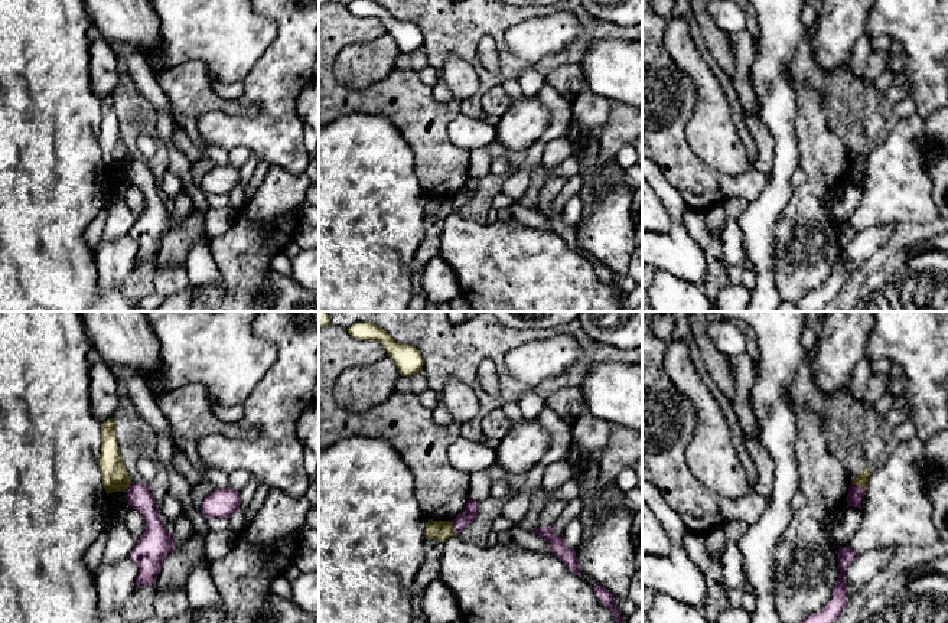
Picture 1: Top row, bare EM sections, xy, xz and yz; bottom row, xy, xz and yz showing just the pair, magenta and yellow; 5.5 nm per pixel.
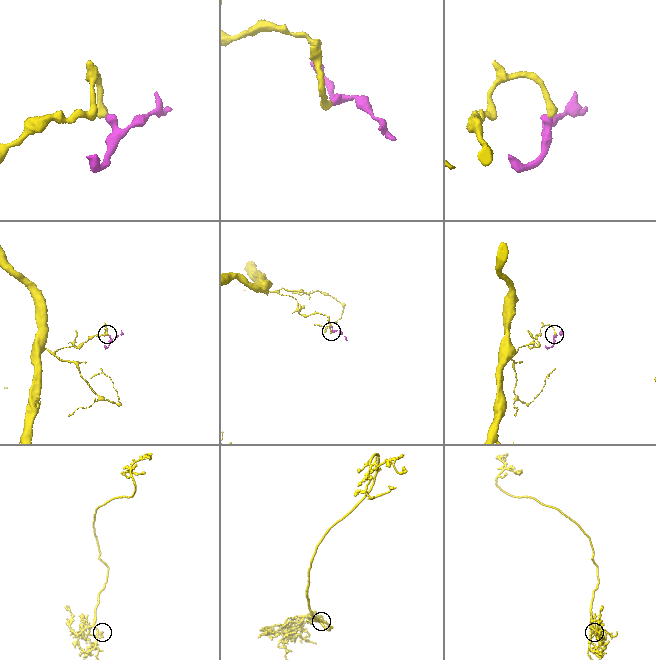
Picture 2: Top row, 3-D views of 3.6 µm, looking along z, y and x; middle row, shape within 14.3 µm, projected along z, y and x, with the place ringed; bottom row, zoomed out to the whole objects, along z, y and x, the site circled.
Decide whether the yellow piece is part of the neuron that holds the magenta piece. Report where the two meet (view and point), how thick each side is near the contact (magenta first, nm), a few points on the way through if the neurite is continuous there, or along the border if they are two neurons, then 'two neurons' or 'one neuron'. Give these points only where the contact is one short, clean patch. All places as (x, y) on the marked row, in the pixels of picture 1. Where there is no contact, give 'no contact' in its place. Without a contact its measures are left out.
contact xz (453, 528); calibres 80 and 110 nm; border xz (450, 521), (456, 534); two neurons

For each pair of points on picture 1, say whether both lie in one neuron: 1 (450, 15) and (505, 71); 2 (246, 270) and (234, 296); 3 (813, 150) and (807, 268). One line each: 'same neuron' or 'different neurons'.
1: same neuron
2: same neuron
3: same neuron

